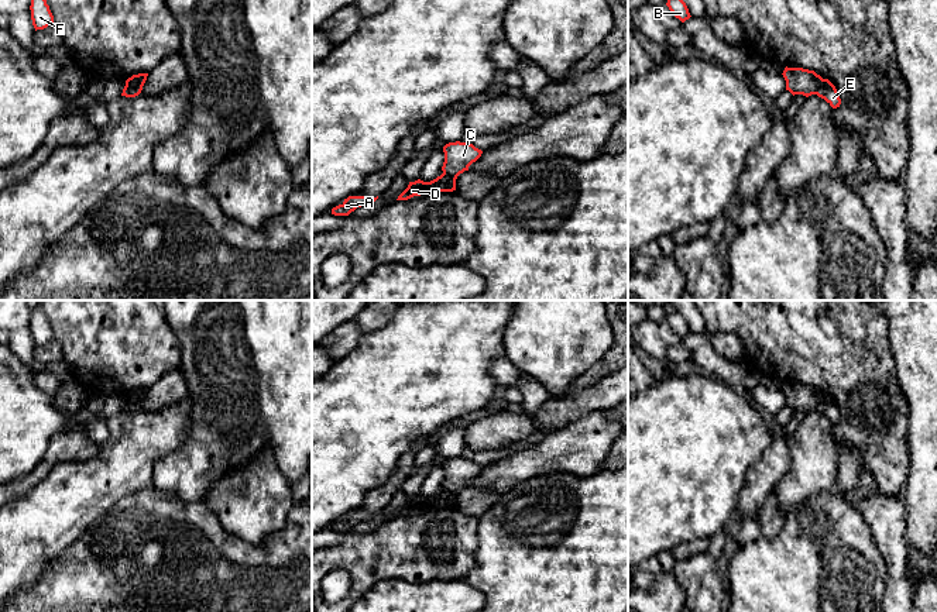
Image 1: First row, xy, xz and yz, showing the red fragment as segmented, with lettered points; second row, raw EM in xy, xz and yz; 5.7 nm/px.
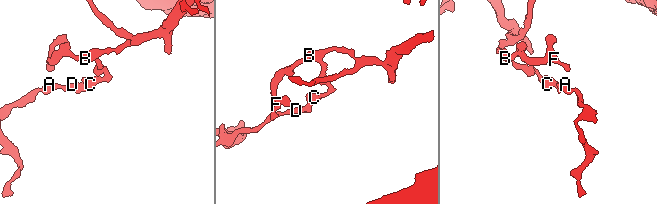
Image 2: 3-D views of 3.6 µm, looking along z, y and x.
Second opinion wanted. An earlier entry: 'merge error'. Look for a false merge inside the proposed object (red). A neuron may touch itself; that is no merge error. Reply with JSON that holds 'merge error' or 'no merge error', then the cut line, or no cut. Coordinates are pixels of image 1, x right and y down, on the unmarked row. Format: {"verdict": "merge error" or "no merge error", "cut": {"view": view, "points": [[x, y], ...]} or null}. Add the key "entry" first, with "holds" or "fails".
{"entry": "holds", "verdict": "merge error", "cut": {"view": "xy", "points": [[126, 396], [140, 408]]}}

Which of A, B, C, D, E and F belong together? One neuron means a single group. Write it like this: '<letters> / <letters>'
A D E / B C F

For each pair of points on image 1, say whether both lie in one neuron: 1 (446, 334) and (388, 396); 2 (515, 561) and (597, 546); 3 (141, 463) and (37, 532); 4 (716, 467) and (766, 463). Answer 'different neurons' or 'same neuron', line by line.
1: same neuron
2: same neuron
3: same neuron
4: different neurons

